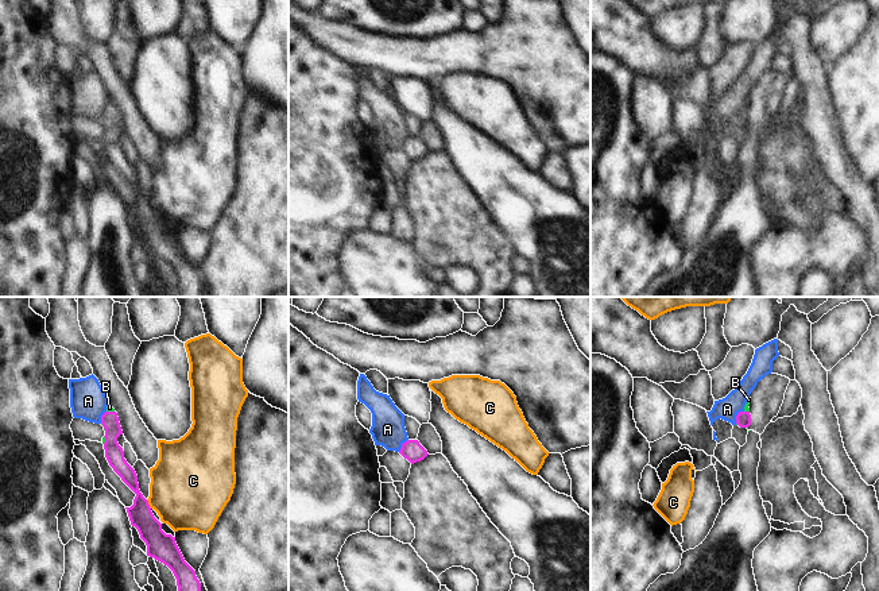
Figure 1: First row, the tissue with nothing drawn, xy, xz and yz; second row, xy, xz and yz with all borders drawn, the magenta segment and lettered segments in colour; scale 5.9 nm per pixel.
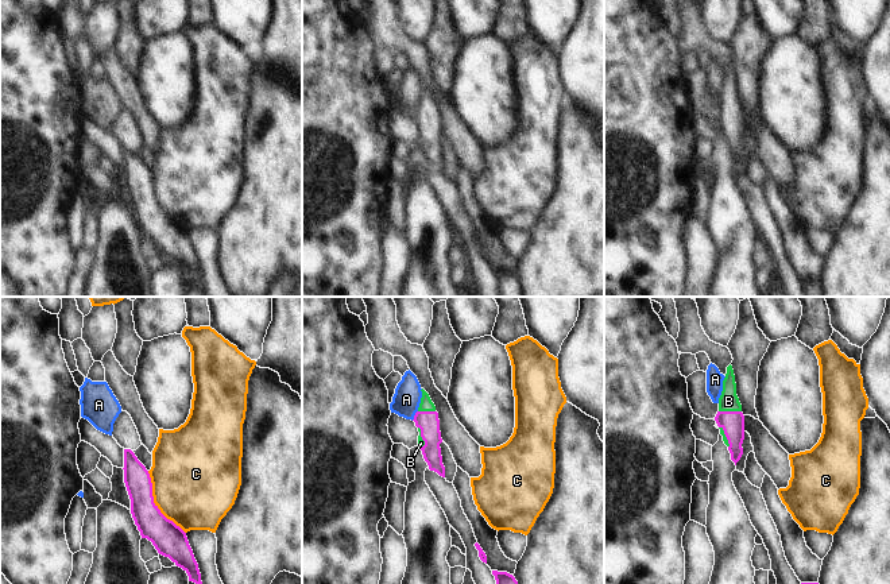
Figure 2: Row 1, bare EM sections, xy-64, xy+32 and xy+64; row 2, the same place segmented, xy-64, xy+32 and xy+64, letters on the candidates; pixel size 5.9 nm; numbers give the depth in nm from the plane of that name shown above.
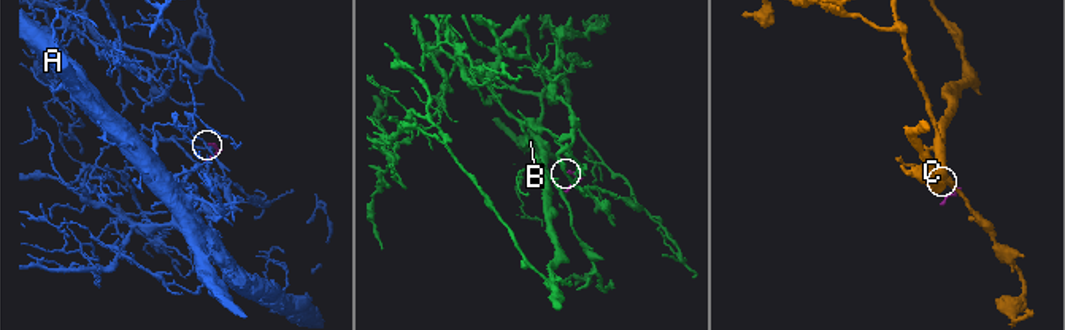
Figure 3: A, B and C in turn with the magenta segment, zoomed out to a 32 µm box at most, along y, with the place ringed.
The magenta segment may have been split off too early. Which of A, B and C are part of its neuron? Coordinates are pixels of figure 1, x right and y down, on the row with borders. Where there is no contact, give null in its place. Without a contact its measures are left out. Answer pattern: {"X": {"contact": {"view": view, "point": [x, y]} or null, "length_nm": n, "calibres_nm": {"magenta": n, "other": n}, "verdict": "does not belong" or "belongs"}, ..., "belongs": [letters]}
{"A": {"contact": {"view": "yz", "point": [736, 416]}, "length_nm": 90, "calibres_nm": {"magenta": 90, "other": 140}, "verdict": "does not belong"}, "B": {"contact": {"view": "xy", "point": [111, 412]}, "length_nm": 50, "calibres_nm": {"magenta": 110, "other": 40}, "verdict": "belongs"}, "C": {"contact": {"view": "xy", "point": [147, 503]}, "length_nm": 70, "calibres_nm": {"magenta": 150, "other": 440}, "verdict": "does not belong"}, "belongs": ["B"]}

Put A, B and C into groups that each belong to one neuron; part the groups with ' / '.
A / B / C

